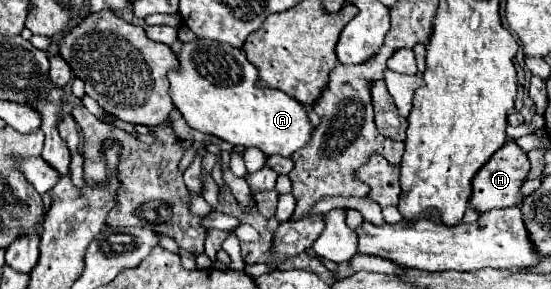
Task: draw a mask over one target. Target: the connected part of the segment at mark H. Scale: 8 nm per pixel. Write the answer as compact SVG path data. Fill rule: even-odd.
M511 140L505 142L493 156L491 160L475 174L473 180L473 190L469 196L469 208L473 208L475 212L489 212L491 208L509 208L509 206L517 206L523 202L523 194L521 194L521 186L527 180L529 174L529 160L527 154Z

